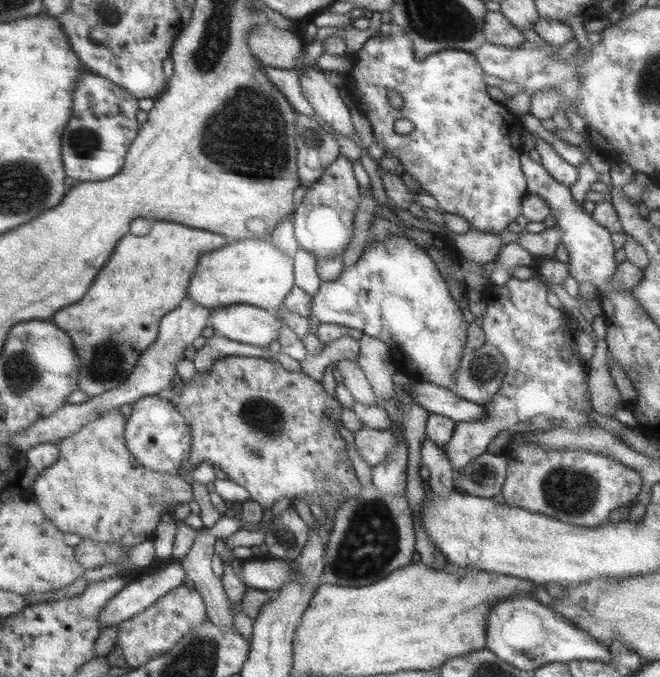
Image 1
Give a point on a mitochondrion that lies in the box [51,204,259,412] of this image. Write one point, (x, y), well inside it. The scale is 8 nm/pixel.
(106, 362)

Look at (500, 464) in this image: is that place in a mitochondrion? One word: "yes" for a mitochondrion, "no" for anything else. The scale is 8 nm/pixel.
no

